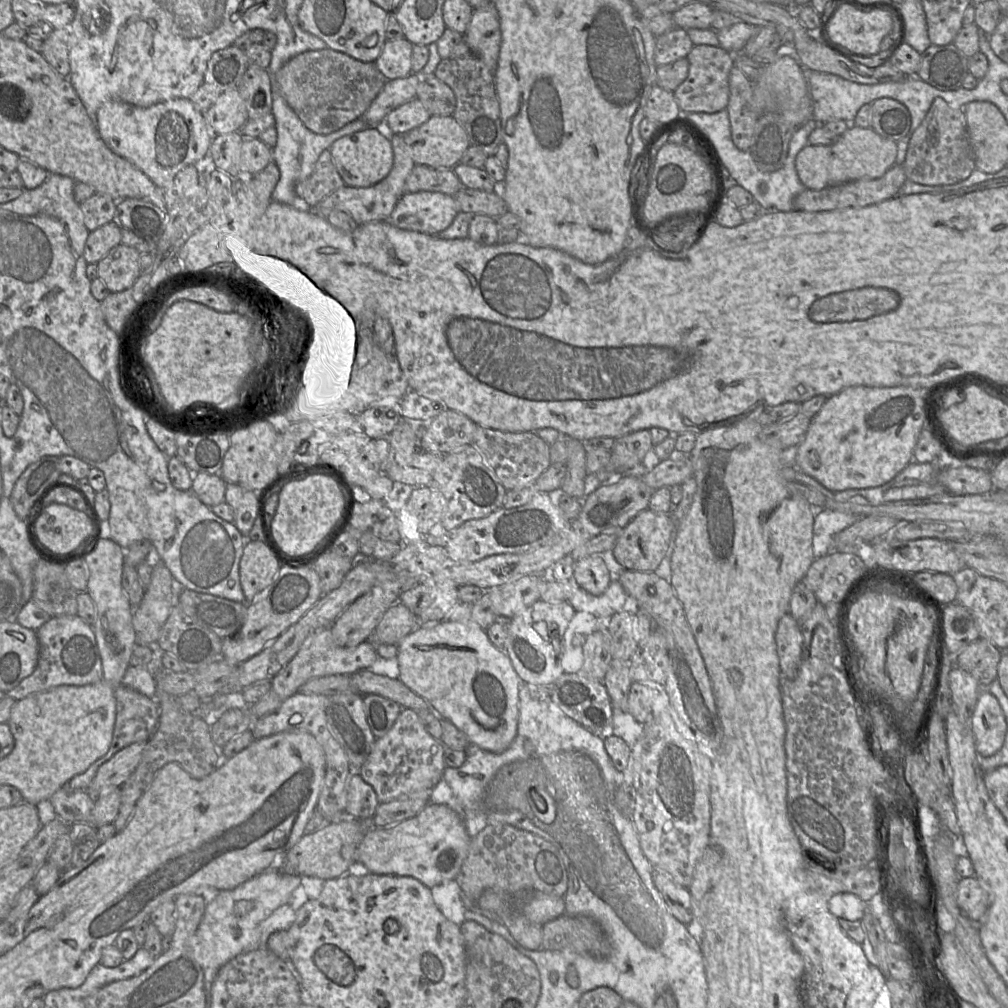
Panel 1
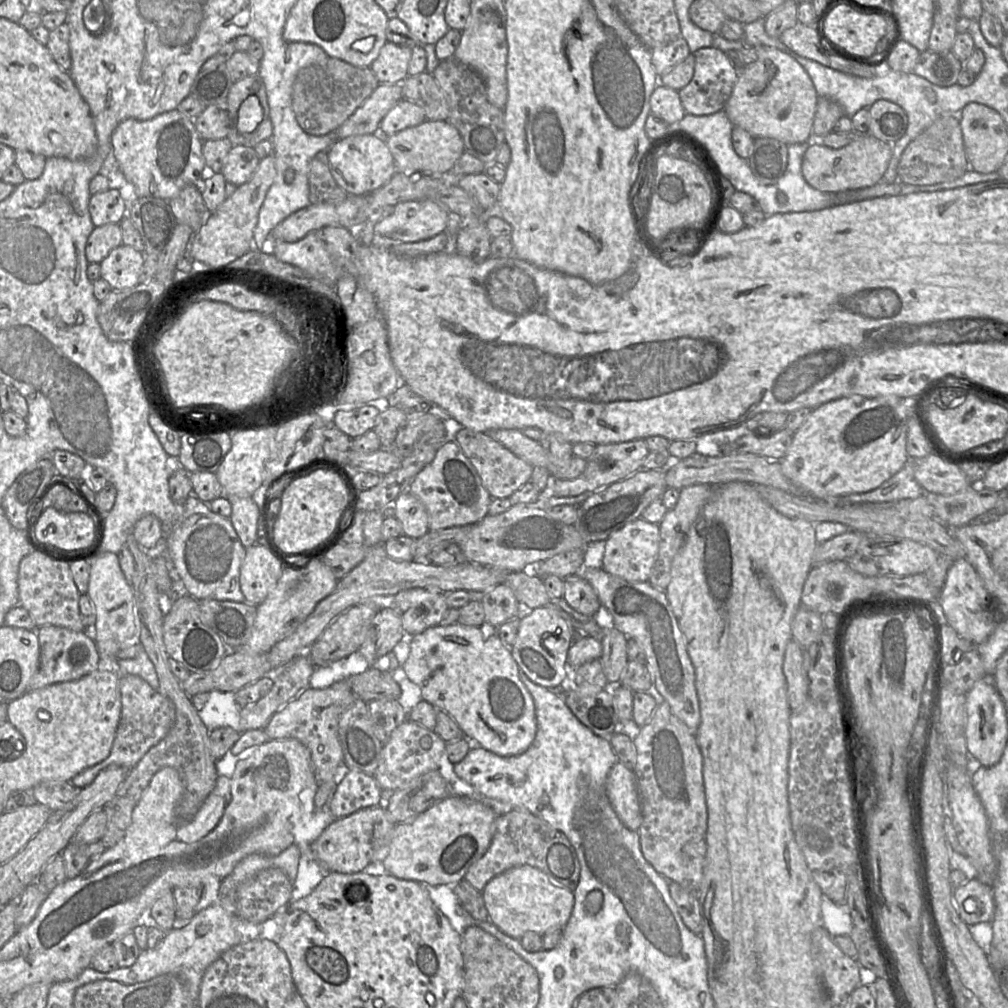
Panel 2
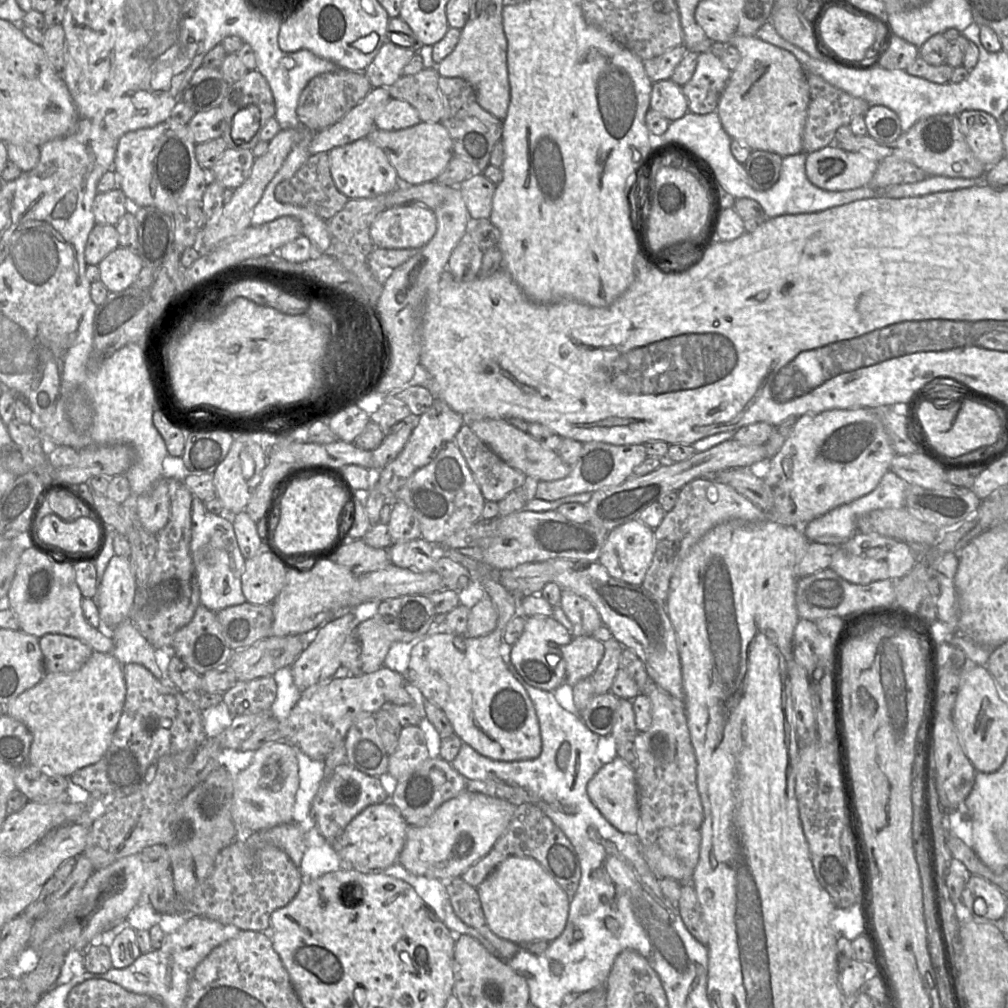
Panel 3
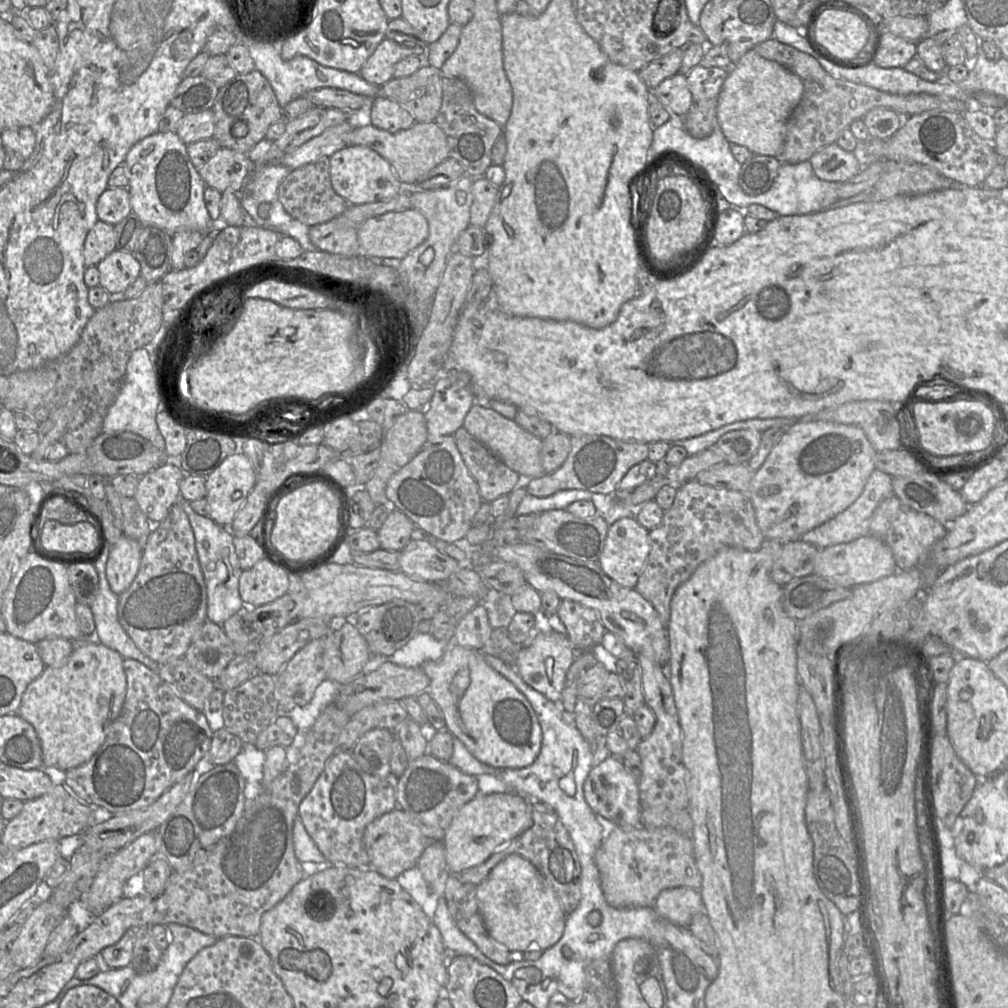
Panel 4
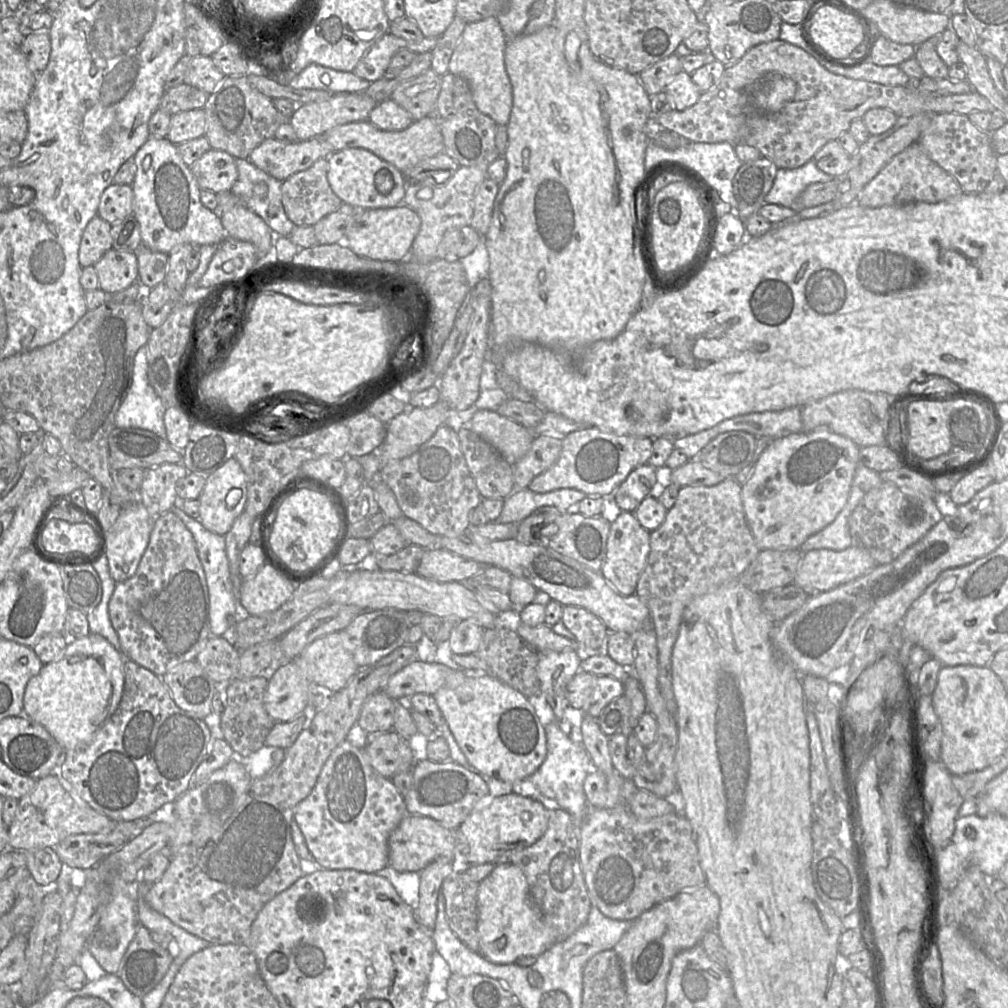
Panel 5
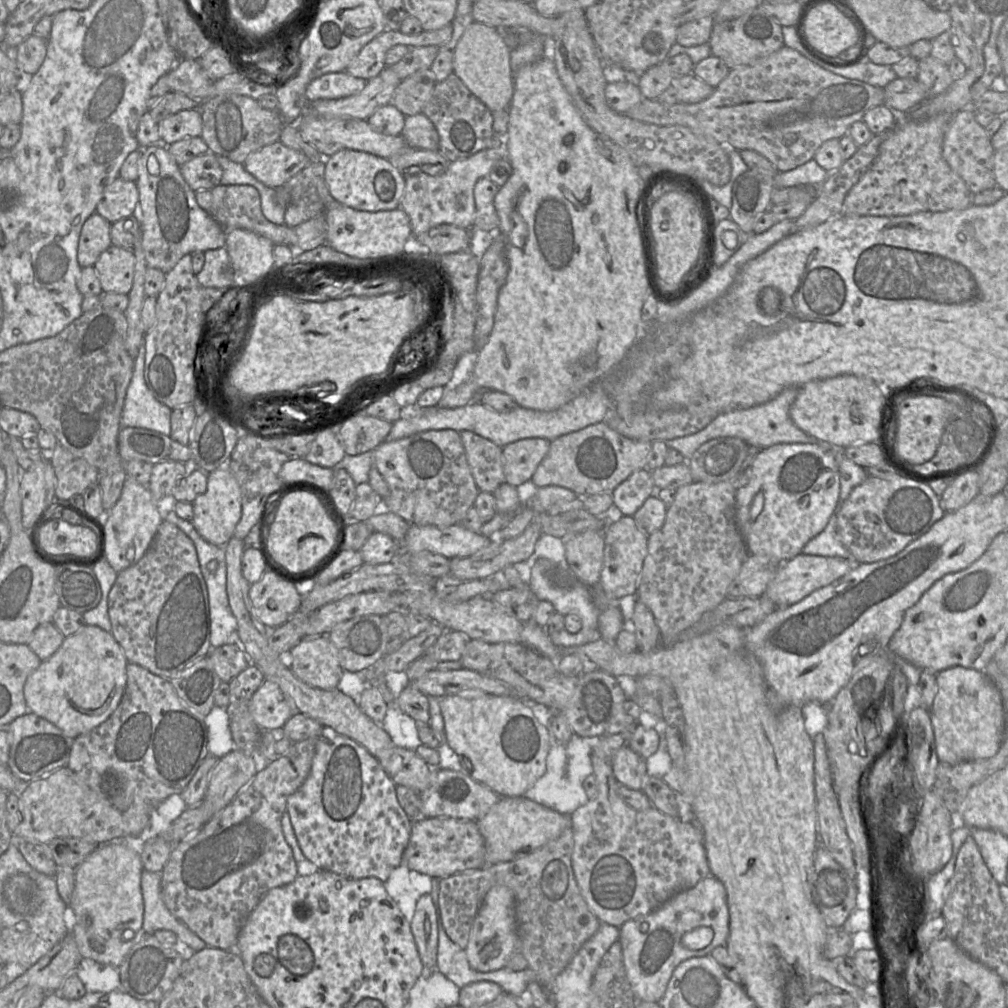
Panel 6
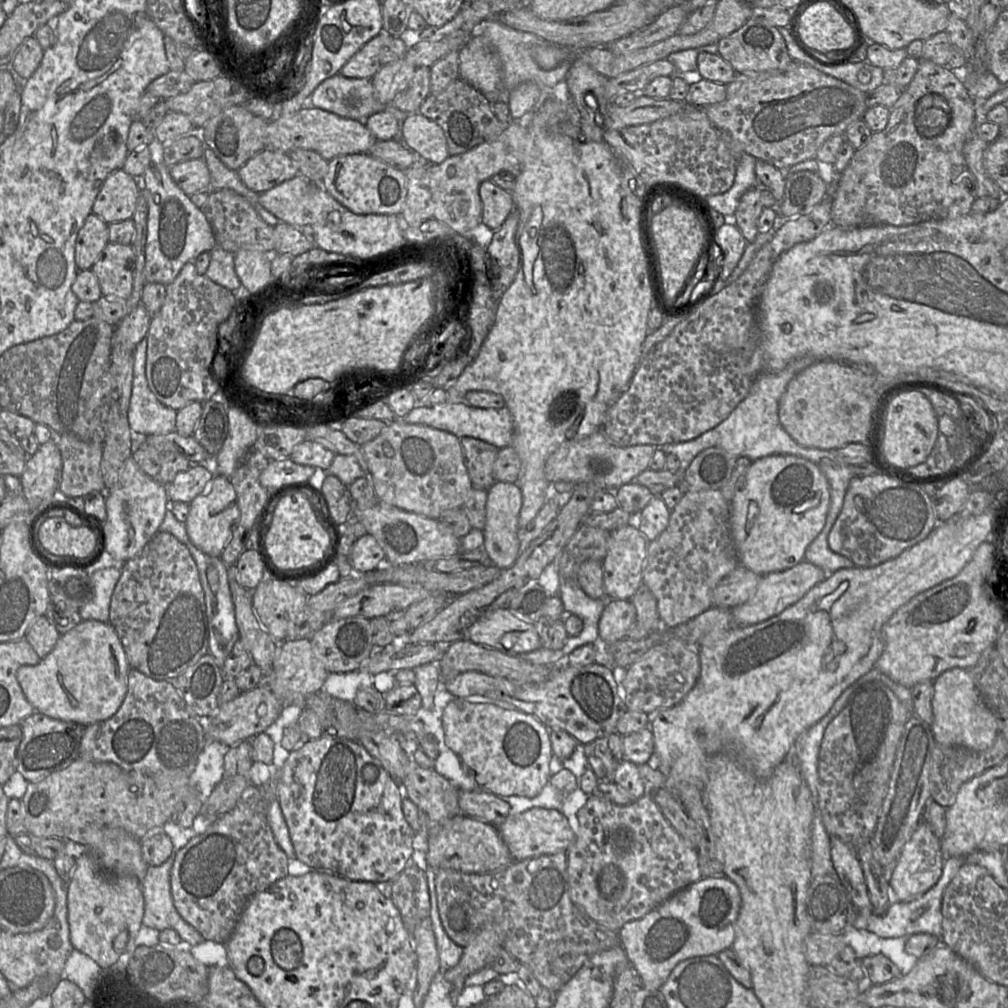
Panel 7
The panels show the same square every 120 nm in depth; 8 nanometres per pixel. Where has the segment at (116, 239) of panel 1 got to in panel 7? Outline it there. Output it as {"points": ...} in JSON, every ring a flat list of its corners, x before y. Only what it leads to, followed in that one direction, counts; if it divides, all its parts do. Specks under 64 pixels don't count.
{"points":[[91,213,80,229,75,246,75,262,79,271,92,268,109,243,109,225]]}

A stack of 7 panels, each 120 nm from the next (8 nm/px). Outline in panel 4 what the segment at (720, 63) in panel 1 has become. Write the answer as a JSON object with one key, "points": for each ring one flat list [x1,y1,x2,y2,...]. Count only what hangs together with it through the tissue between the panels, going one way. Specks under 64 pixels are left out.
{"points":[[697,65,687,74,687,85,693,102,705,102,718,96,724,83,728,69,719,67,703,67]]}

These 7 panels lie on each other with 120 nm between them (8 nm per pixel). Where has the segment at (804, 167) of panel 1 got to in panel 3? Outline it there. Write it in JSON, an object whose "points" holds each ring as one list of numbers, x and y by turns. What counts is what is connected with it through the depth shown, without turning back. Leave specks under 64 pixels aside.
{"points":[[833,143,820,150,808,153,805,171,808,180,815,186,827,191,845,191,870,186,879,162,860,152,843,150]]}

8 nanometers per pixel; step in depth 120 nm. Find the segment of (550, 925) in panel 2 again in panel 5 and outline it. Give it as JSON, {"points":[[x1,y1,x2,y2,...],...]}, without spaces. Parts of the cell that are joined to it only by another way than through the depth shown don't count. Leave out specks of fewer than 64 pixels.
{"points":[[498,864,491,874,479,883,477,931,480,954,495,964,515,963,522,956,539,956,558,942,556,932,543,920,533,903,529,886,522,870,513,864]]}

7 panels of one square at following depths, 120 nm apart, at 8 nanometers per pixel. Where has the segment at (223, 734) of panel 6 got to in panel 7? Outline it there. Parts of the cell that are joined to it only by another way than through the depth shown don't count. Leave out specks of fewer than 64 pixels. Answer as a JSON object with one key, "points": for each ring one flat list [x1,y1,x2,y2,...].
{"points":[[213,739,201,751,196,767,189,777,189,784,203,799,203,804,224,778,224,757,231,747]]}

